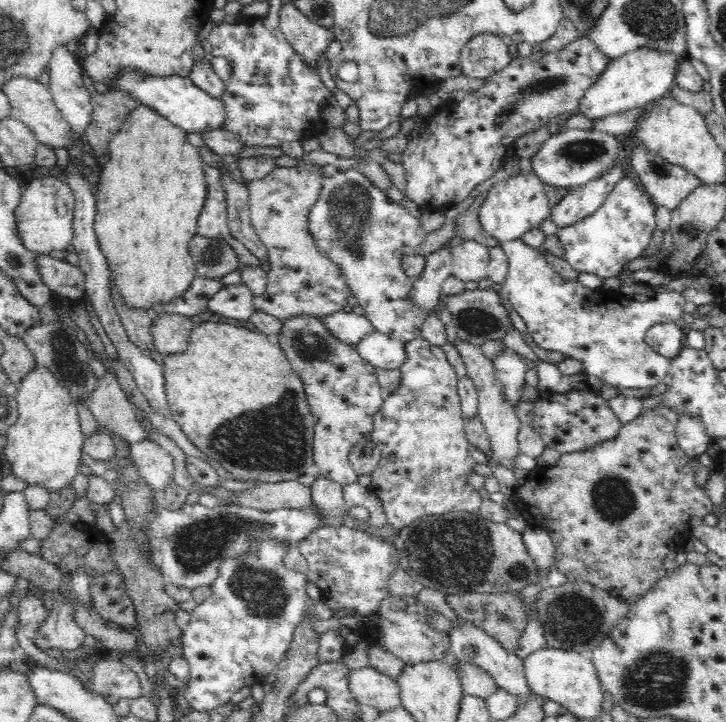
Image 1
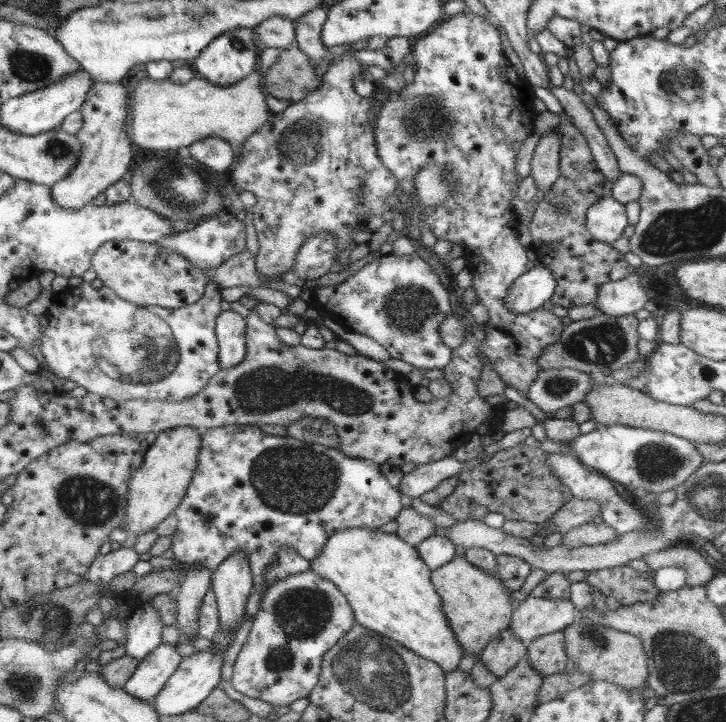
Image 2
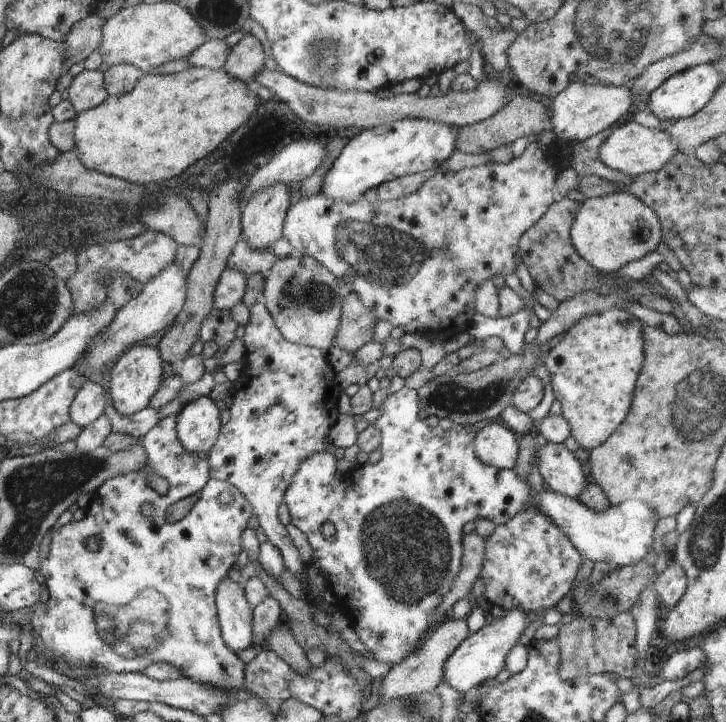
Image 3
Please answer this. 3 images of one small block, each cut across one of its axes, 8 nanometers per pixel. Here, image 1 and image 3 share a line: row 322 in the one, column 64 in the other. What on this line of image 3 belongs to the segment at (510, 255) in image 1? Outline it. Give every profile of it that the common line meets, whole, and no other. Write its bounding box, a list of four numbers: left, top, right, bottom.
[27,416,251,692]

